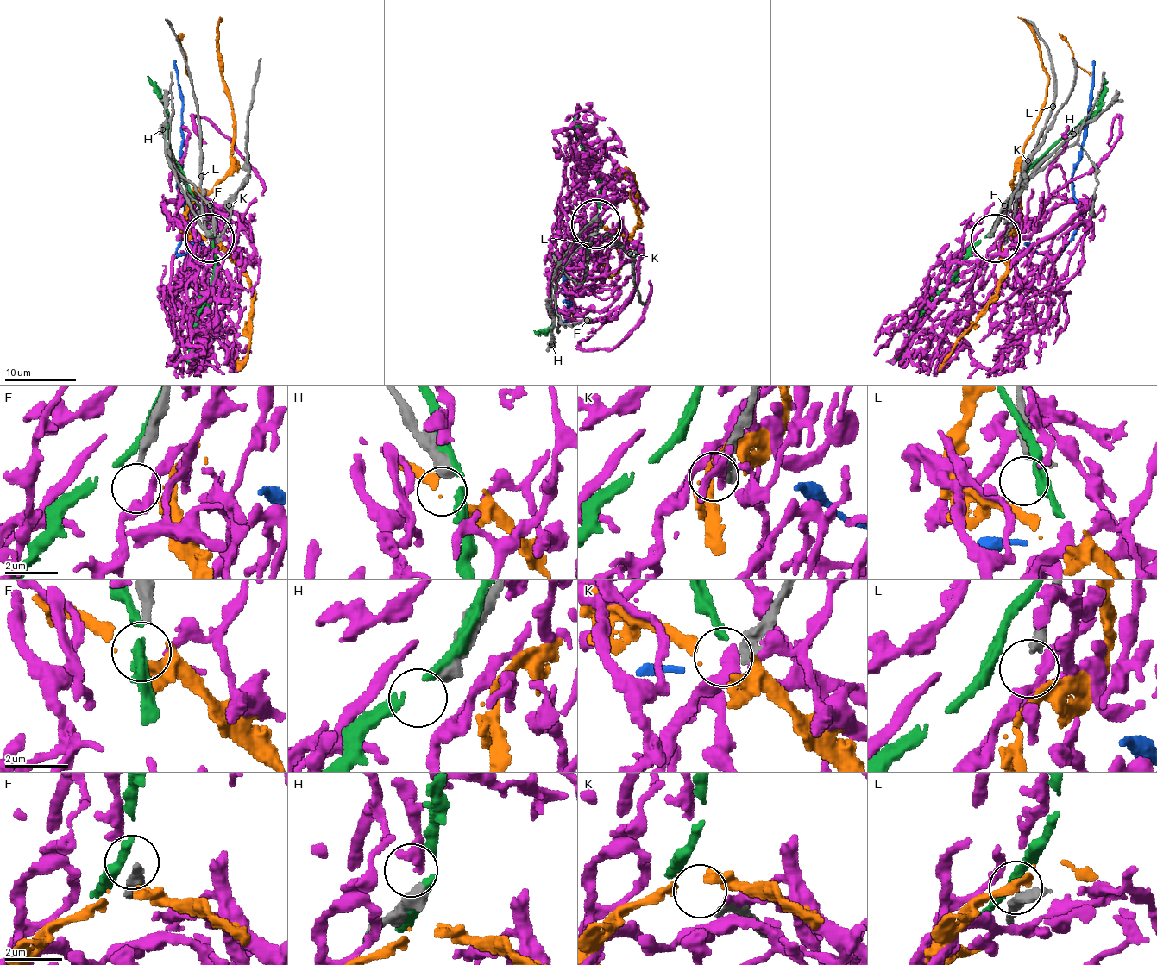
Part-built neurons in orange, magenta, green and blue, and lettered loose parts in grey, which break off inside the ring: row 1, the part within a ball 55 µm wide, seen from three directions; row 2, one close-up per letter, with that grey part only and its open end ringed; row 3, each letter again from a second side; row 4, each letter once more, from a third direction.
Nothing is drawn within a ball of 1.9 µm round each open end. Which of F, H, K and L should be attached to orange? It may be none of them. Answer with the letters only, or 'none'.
none

